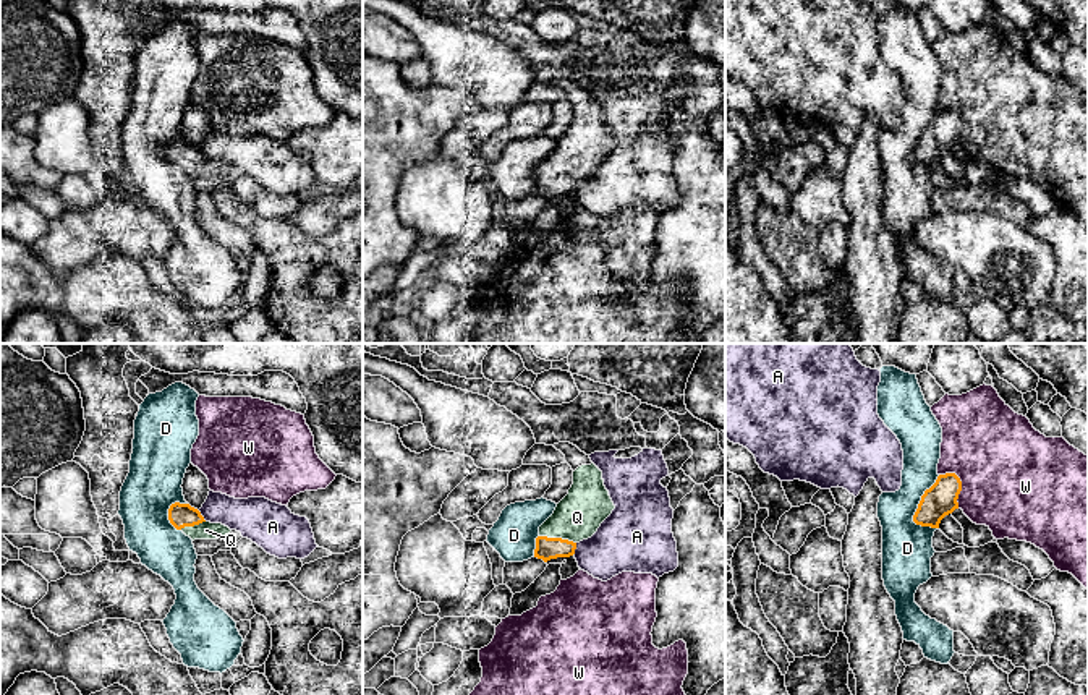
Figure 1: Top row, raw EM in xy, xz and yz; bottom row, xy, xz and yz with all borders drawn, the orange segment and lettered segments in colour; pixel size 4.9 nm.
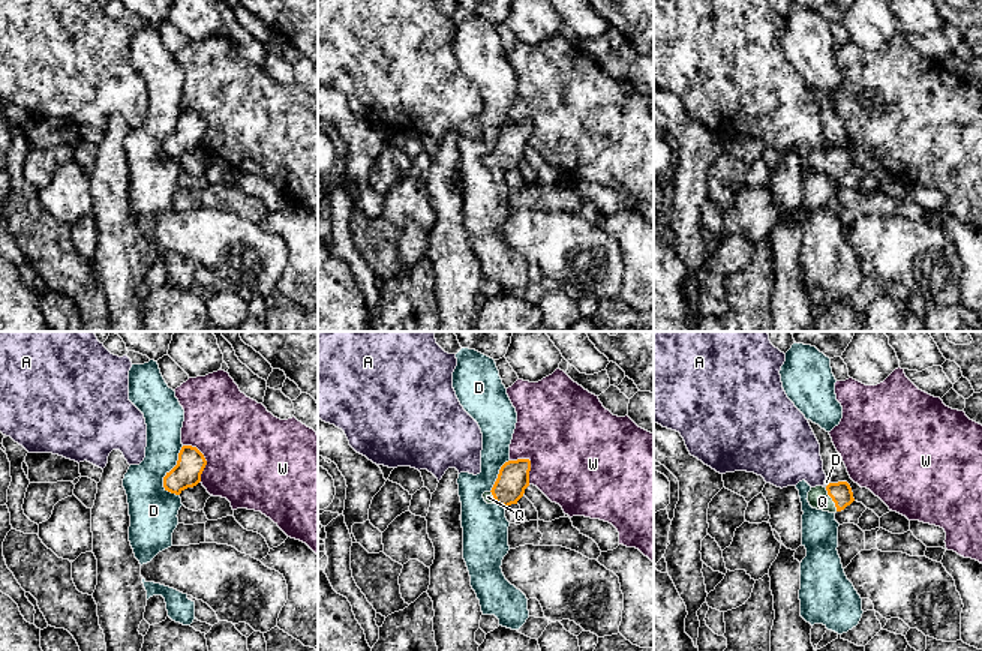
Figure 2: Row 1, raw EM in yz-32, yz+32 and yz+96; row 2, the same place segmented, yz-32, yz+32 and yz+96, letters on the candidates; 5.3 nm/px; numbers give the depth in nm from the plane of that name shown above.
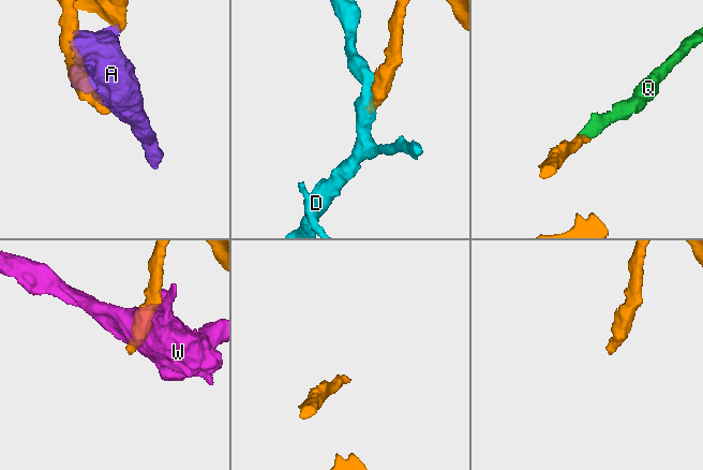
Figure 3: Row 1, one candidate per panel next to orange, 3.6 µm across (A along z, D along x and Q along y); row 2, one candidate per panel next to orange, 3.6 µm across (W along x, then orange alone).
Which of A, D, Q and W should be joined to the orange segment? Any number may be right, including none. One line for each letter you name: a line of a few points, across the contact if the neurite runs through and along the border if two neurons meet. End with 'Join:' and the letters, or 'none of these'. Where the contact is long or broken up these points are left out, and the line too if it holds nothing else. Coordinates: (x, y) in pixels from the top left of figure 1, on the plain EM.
Q: line xz (546, 185), (557, 175), (577, 154)
Join: Q

